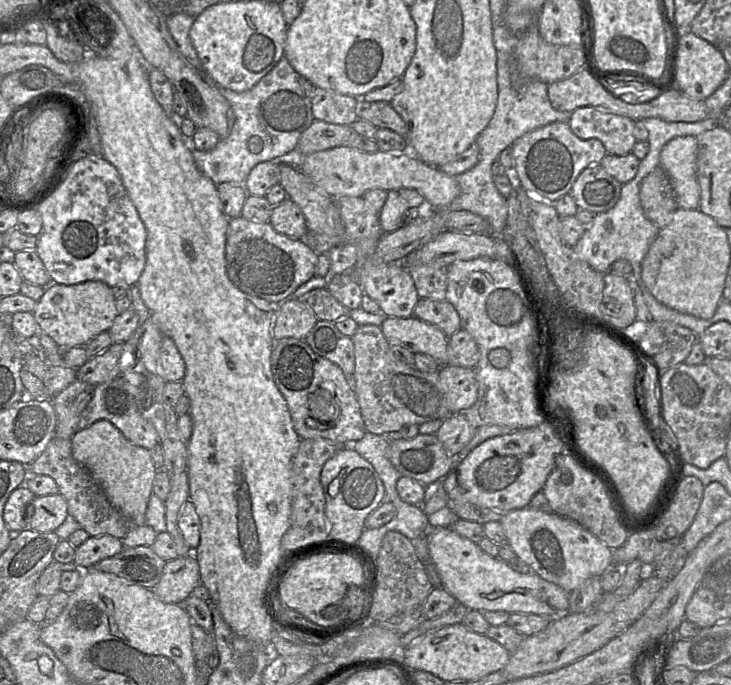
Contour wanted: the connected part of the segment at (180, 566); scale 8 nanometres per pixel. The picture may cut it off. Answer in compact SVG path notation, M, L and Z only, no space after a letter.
M189 548L187 555L165 563L159 582L151 589L161 601L180 604L200 585L195 550Z

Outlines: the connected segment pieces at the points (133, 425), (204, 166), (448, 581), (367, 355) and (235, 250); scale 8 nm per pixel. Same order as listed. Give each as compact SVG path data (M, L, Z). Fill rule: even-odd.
M122 376L94 386L92 397L79 419L79 429L84 429L98 420L111 422L134 445L152 449L159 443L159 436L153 424L139 412L134 399L126 390L126 381Z
M284 55L280 58L280 60L276 63L276 65L266 75L264 75L250 89L244 92L238 93L230 89L220 87L216 85L212 80L211 80L211 83L218 88L218 91L220 92L220 94L229 102L234 113L234 124L233 124L230 134L226 138L220 139L213 149L208 150L208 151L199 151L199 150L192 148L191 153L192 153L192 157L193 157L193 160L195 162L197 169L202 174L207 176L210 180L212 180L215 185L220 184L222 182L230 182L236 185L243 186L245 179L247 178L250 170L256 164L263 162L263 161L282 160L283 158L290 157L291 153L295 153L296 144L300 138L301 133L305 129L307 129L312 123L312 121L314 120L312 111L311 111L311 94L314 89L314 86L293 69L293 67L290 65L290 63L288 62L288 60L285 58Z
M431 527L428 529L427 542L441 586L468 610L506 611L508 613L537 614L558 617L569 612L568 592L560 586L546 581L536 573L521 574L514 571L507 562L492 557L478 544L459 535L451 527Z
M358 326L351 339L355 357L351 383L367 432L382 435L399 431L406 424L444 420L452 414L438 372L423 372L398 360L380 326Z
M228 218L225 244L227 276L245 294L268 302L283 302L315 275L318 254L301 239L278 233L269 222Z

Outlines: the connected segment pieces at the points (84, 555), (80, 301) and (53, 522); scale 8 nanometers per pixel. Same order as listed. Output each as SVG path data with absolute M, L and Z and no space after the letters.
M108 534L90 536L75 548L73 563L81 570L88 570L99 561L119 553L122 548L122 539Z
M84 281L64 285L50 283L43 287L43 294L36 301L33 316L38 332L48 335L59 348L85 346L96 335L108 331L118 312L110 287L101 281Z
M59 494L35 496L27 505L27 528L37 532L52 532L68 516L67 502Z

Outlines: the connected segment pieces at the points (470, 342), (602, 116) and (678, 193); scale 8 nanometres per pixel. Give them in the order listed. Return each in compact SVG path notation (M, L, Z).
M463 328L448 337L447 364L475 368L480 351L474 338Z
M580 107L571 113L569 125L572 132L581 139L598 139L606 148L607 154L623 156L632 153L637 142L634 136L635 121L621 115L602 111L594 107Z
M680 136L670 140L660 154L660 167L667 173L679 208L699 209L700 186L697 179L698 139Z

